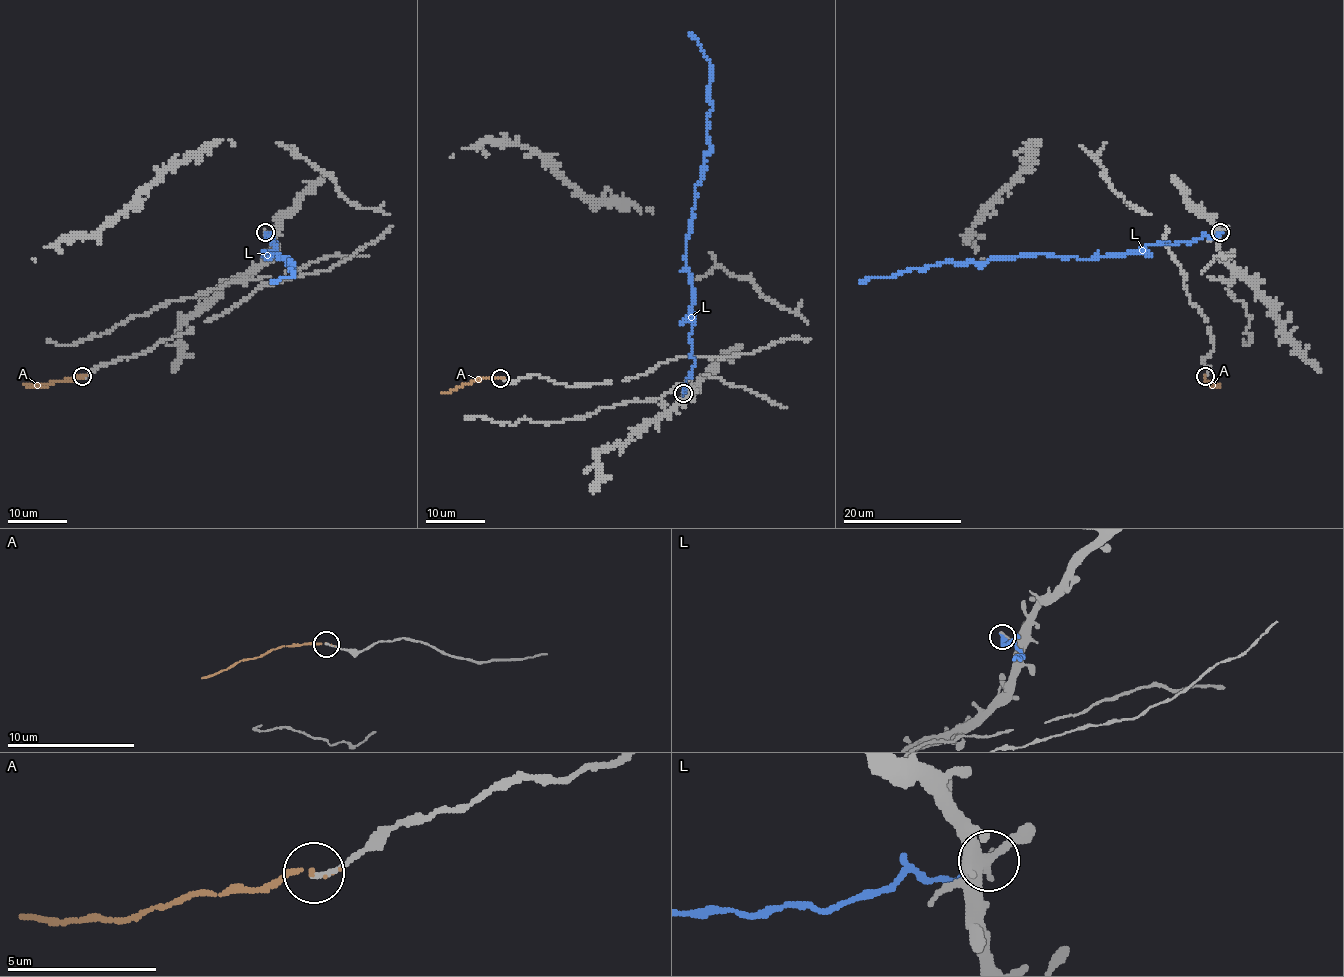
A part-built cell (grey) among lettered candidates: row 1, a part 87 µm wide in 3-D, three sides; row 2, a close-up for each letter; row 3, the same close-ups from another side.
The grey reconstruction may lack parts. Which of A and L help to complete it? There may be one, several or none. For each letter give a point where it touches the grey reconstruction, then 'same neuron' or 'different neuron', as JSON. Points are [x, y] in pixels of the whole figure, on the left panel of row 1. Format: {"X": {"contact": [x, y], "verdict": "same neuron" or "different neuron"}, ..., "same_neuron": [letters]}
{"A": {"contact": [82, 376], "verdict": "same neuron"}, "L": {"contact": [265, 232], "verdict": "different neuron"}, "same_neuron": ["A"]}

